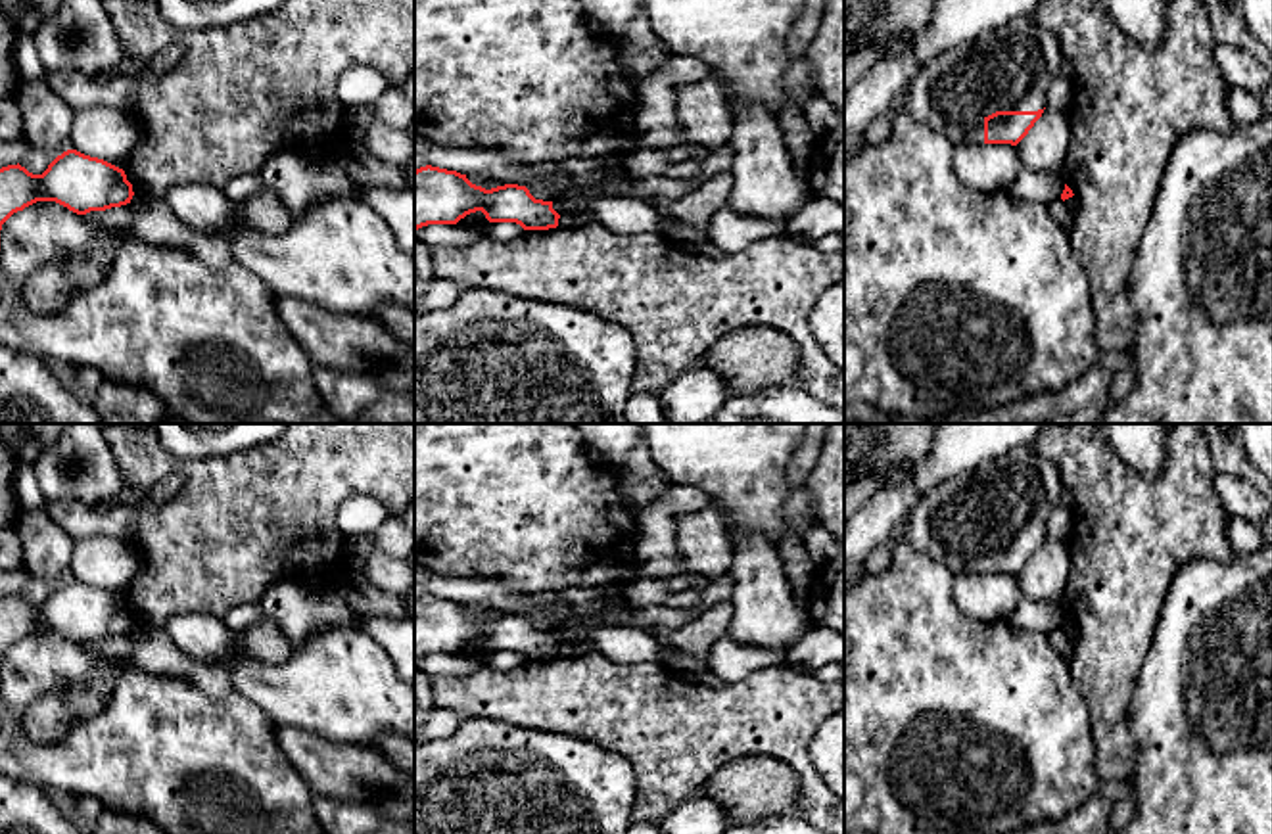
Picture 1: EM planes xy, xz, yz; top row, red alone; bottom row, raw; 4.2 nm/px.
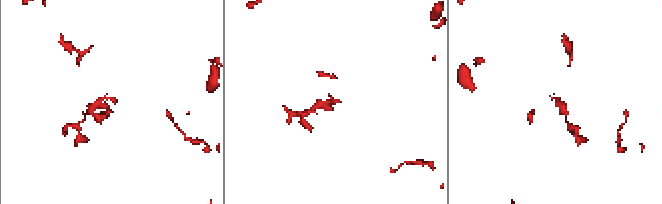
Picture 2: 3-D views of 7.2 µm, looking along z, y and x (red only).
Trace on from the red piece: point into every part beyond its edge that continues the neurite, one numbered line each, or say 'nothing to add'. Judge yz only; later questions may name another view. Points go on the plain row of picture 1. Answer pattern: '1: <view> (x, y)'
1: yz (1008, 499)

